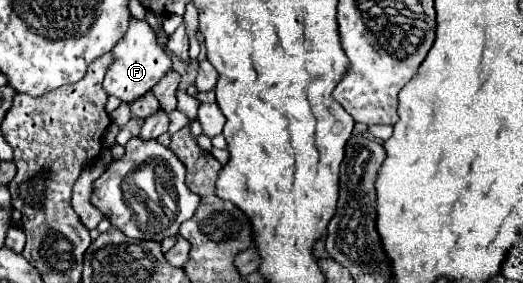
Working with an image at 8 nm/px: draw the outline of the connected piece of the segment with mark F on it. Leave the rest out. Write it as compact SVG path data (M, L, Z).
M131 18L127 34L113 48L113 56L115 56L115 62L107 70L103 88L109 96L117 96L121 102L127 102L127 104L131 104L137 98L151 92L153 86L171 70L171 58L157 44L155 34L145 20L133 20Z

